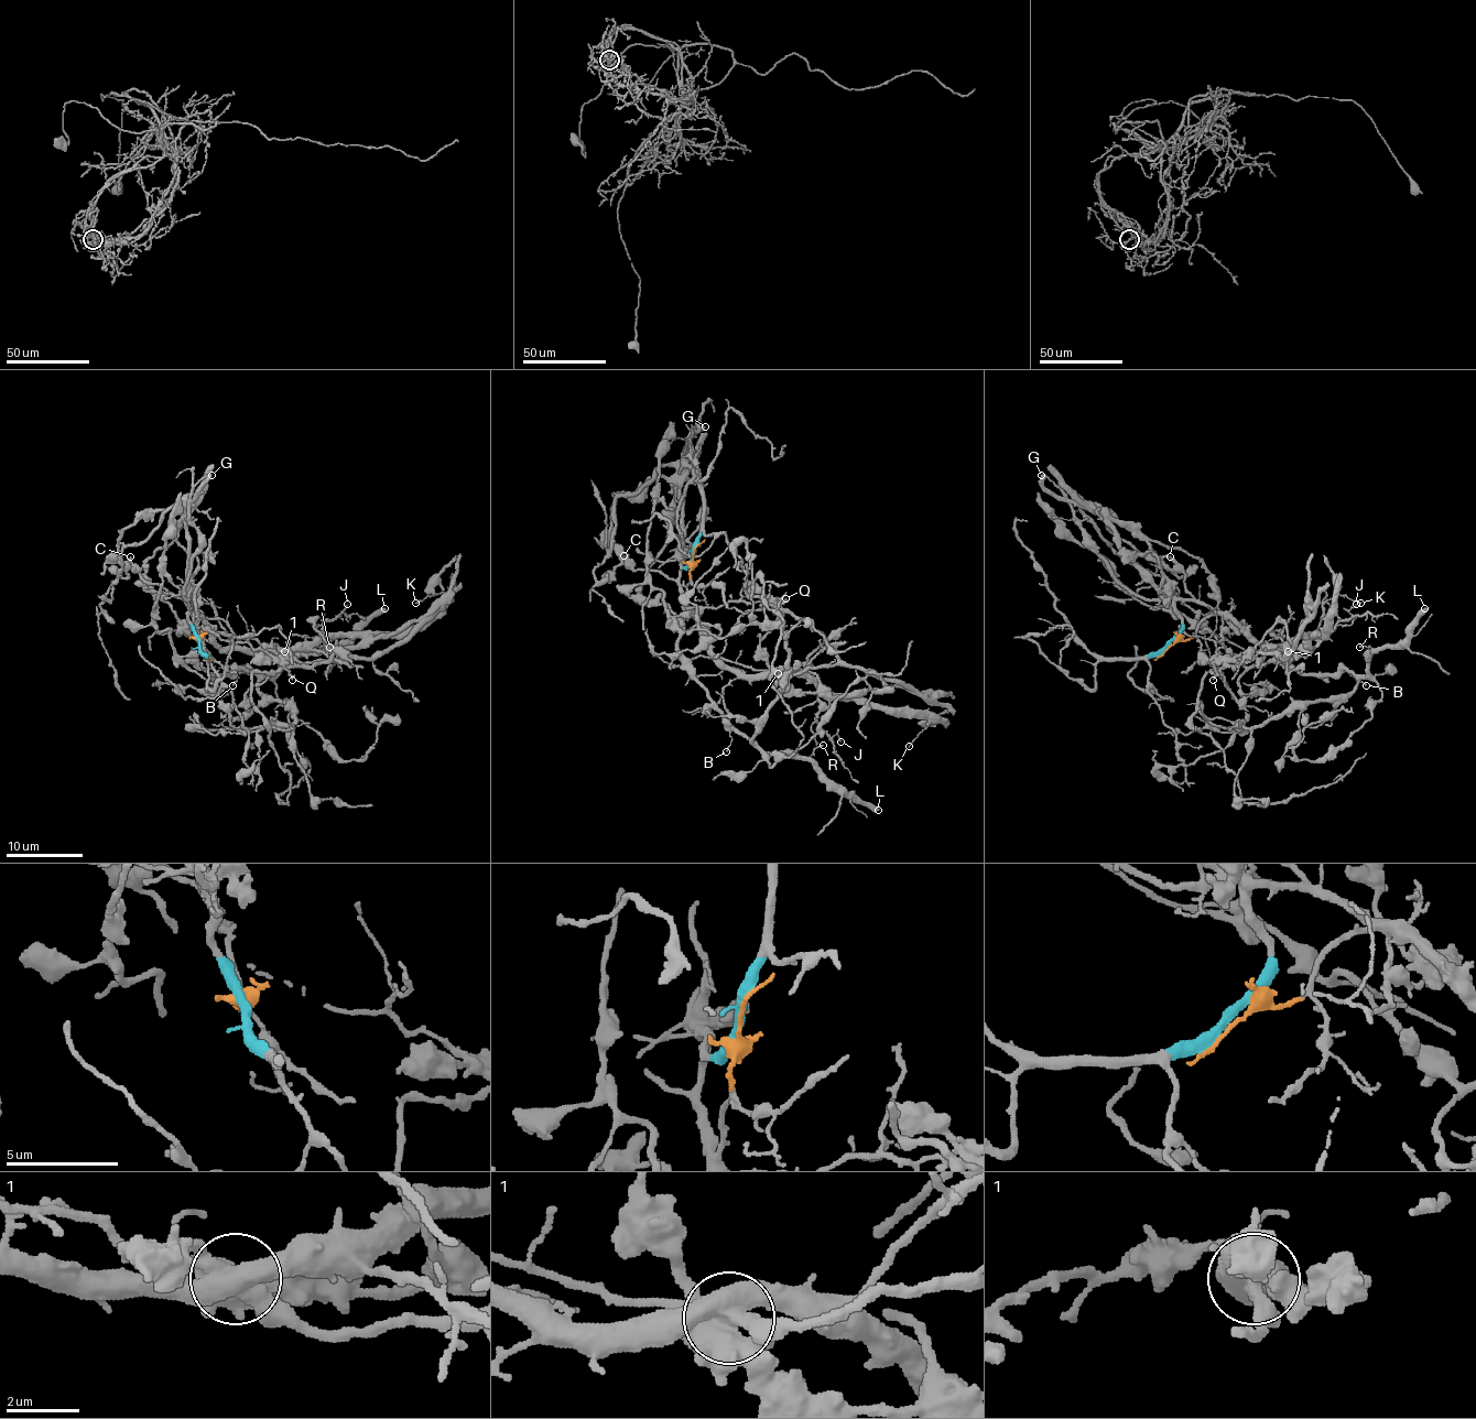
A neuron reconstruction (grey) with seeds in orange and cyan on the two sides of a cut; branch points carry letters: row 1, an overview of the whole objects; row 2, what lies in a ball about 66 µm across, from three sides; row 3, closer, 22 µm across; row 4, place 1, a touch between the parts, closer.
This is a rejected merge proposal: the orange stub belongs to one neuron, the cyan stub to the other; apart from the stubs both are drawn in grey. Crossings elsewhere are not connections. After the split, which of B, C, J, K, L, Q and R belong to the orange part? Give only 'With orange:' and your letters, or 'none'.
With orange: C, J, K, Q

